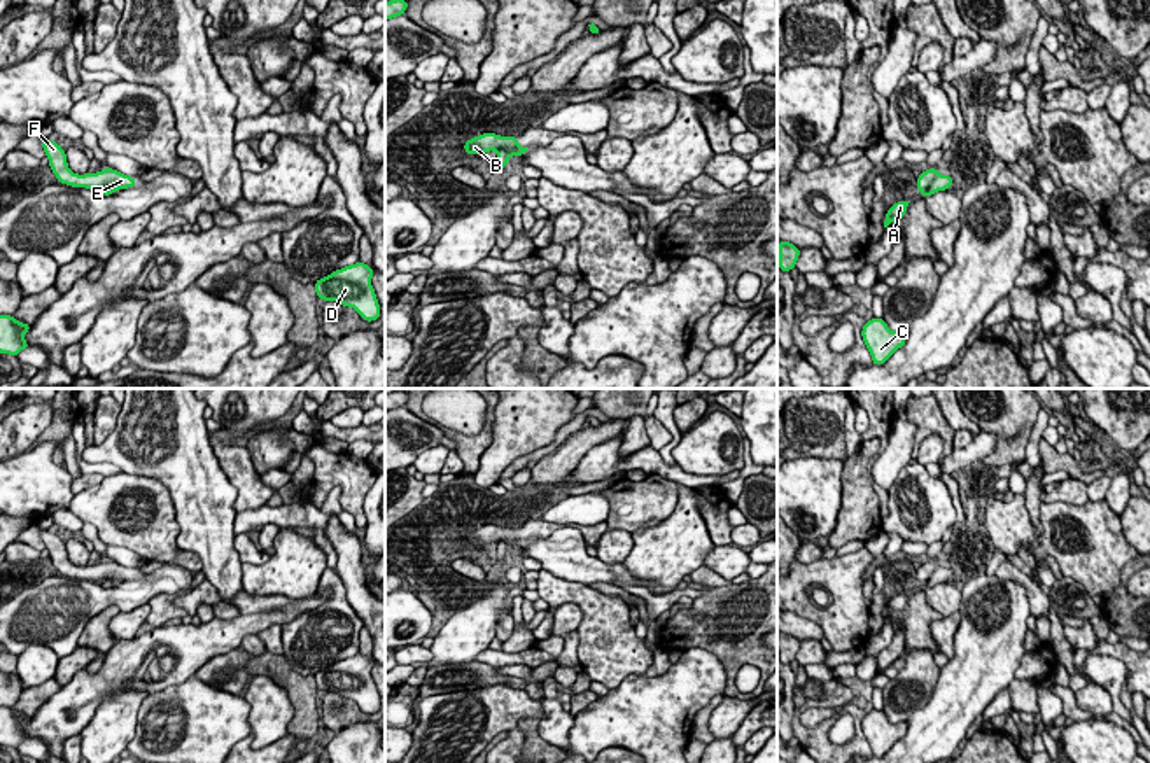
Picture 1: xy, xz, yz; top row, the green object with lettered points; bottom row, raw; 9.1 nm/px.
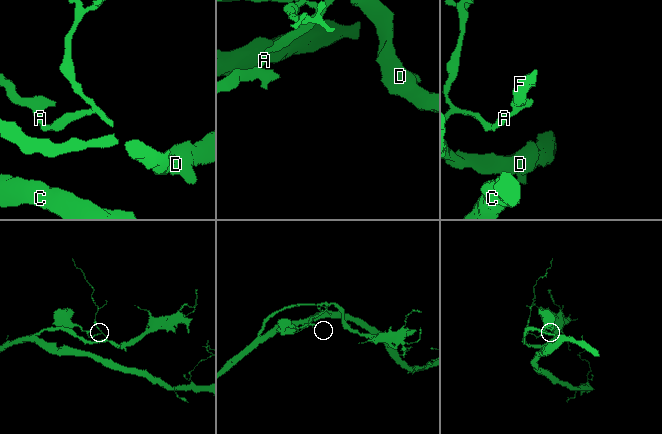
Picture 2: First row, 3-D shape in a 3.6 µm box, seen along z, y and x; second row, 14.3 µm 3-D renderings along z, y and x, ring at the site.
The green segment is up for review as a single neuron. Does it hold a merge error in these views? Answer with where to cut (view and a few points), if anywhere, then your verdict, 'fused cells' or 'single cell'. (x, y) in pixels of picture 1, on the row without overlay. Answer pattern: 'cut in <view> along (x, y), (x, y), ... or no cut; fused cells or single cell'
cut in yz along (939, 566), (921, 587); fused cells

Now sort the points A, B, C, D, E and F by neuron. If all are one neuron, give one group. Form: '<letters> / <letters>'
A C D / B E F

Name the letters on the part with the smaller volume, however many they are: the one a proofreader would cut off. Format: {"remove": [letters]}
{"remove": ["B", "E", "F"]}

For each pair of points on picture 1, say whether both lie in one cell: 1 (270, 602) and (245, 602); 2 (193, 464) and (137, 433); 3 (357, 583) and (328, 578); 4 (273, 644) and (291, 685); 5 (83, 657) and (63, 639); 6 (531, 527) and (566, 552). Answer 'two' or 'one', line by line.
1: one
2: one
3: two
4: two
5: two
6: two

